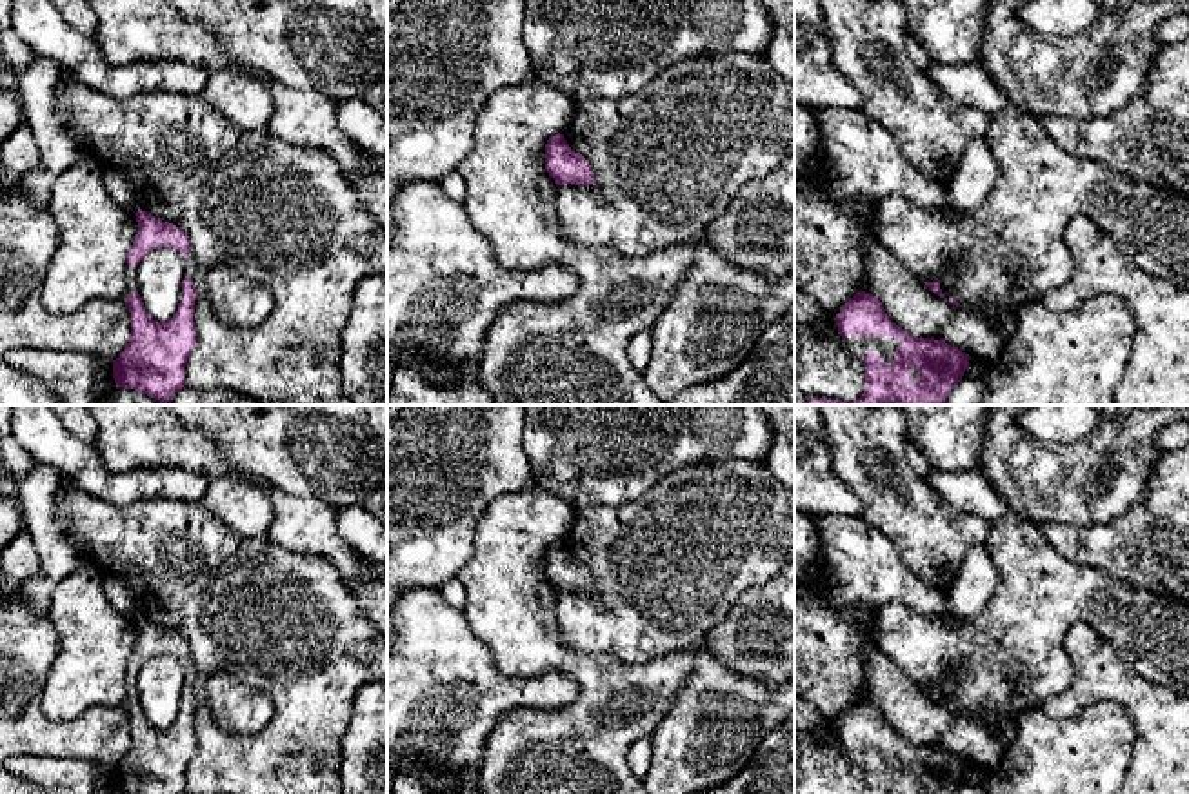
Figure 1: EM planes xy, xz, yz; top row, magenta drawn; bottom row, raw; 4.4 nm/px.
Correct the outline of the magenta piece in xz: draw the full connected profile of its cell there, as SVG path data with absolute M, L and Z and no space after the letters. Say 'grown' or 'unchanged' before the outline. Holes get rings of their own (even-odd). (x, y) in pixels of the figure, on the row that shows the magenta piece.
unchanged; M555 134L545 144L545 169L556 185L593 185L594 173L589 162L575 153L564 134Z

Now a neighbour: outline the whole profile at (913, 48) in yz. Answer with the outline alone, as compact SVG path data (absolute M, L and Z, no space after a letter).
M905 38L904 51L918 71L929 73L931 60L916 38Z

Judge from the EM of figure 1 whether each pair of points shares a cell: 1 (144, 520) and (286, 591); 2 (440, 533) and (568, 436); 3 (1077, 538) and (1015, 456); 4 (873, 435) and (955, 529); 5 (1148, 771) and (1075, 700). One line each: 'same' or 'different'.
1: same
2: different
3: different
4: same
5: same

